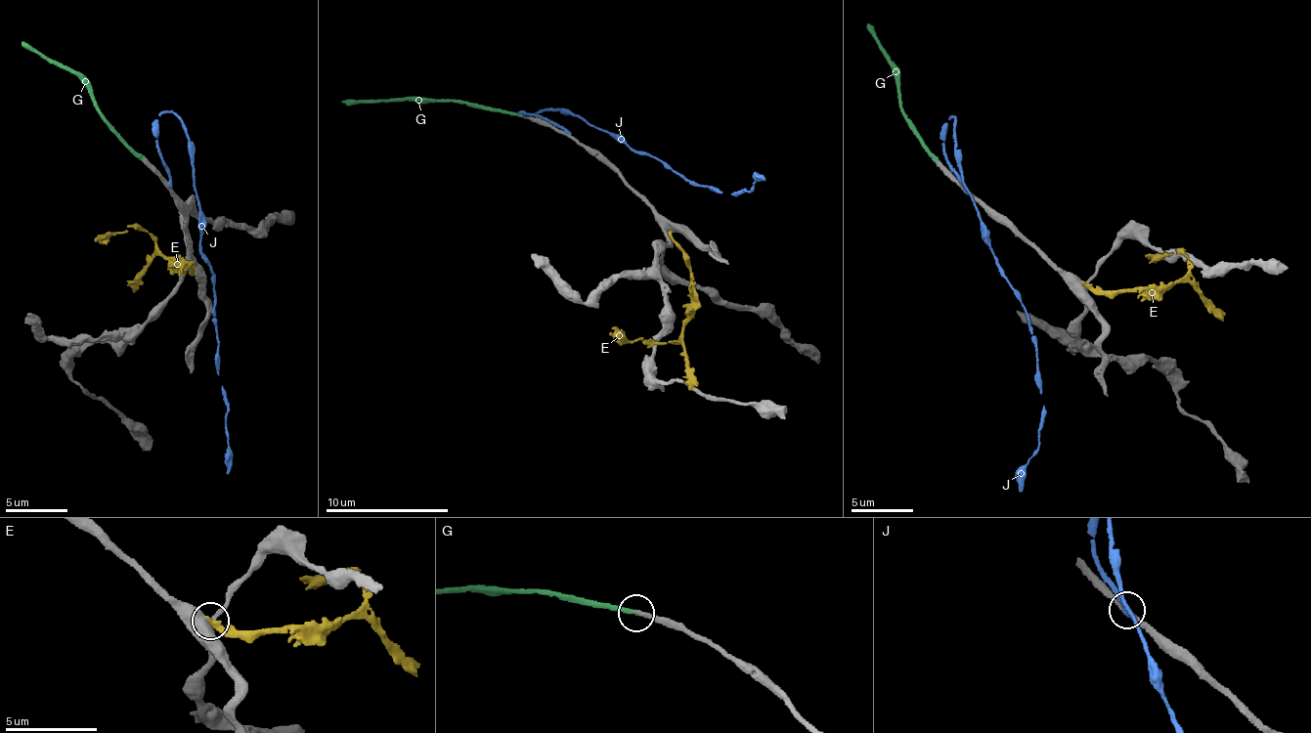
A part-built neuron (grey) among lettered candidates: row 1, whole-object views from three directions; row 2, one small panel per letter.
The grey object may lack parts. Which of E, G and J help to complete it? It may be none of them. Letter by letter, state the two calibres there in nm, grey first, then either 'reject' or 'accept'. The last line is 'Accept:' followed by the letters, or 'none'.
E: calibres 500 and 320 nm; reject
G: calibres 320 and 320 nm; accept
J: calibres 300 and 280 nm; reject
Accept: G

